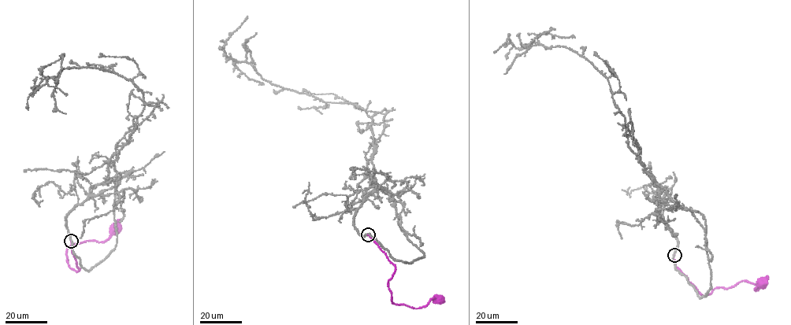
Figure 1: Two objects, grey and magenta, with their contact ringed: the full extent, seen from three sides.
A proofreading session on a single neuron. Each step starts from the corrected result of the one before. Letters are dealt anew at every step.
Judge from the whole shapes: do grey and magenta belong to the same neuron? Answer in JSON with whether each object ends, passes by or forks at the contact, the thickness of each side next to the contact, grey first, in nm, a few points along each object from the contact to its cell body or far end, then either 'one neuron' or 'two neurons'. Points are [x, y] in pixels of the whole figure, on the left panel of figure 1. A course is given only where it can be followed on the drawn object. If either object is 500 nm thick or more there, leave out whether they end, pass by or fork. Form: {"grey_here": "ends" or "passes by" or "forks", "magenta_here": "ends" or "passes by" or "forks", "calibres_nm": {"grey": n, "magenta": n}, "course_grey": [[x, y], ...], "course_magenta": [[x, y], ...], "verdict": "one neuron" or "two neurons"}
{"grey_here": "passes by", "magenta_here": "ends", "calibres_nm": {"grey": 400, "magenta": 280}, "course_grey": [[71, 241], [66, 215], [144, 107], [130, 80], [90, 67], [31, 94], [67, 95]], "course_magenta": [[71, 241], [79, 271], [71, 268], [66, 260], [70, 246], [87, 241], [103, 242], [114, 229]], "verdict": "one neuron"}

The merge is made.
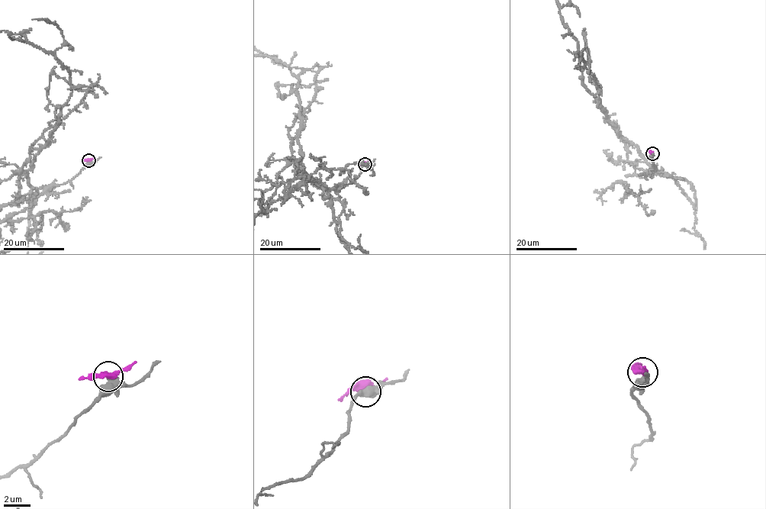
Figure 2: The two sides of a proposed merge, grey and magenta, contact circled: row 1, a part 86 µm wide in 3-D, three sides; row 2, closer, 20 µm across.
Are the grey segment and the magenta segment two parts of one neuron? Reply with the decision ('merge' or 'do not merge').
do not merge

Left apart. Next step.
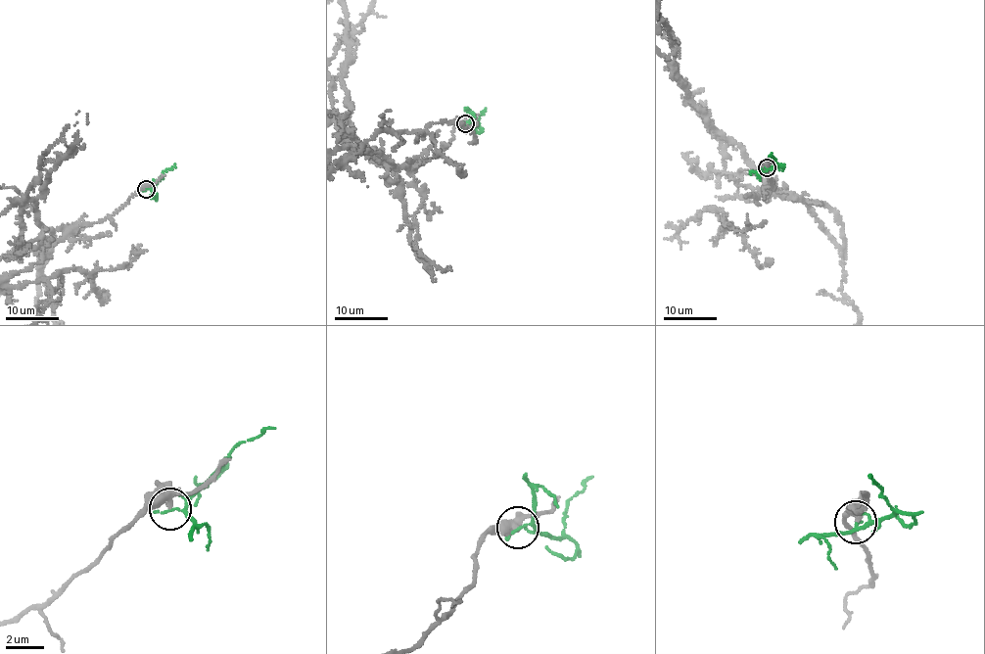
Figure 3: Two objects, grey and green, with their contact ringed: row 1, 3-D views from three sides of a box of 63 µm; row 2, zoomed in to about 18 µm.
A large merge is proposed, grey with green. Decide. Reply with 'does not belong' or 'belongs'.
does not belong

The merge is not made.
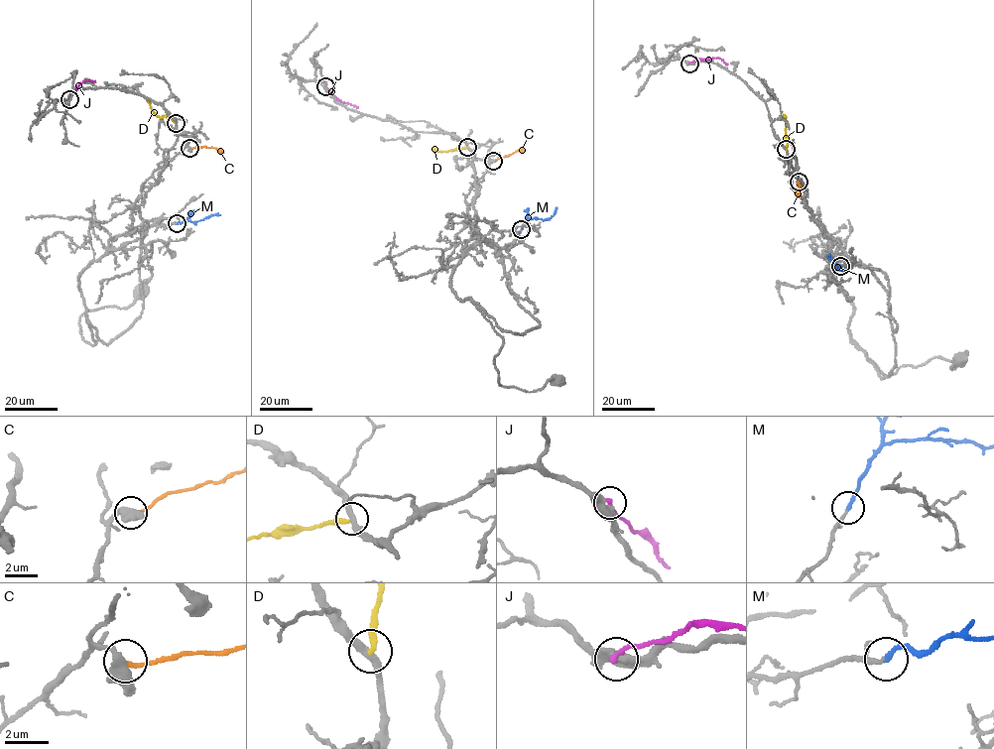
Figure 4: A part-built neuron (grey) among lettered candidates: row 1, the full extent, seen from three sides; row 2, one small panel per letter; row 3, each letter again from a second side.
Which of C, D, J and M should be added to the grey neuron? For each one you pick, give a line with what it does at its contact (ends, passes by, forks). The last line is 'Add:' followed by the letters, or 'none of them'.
M: it ends there
Add: M

